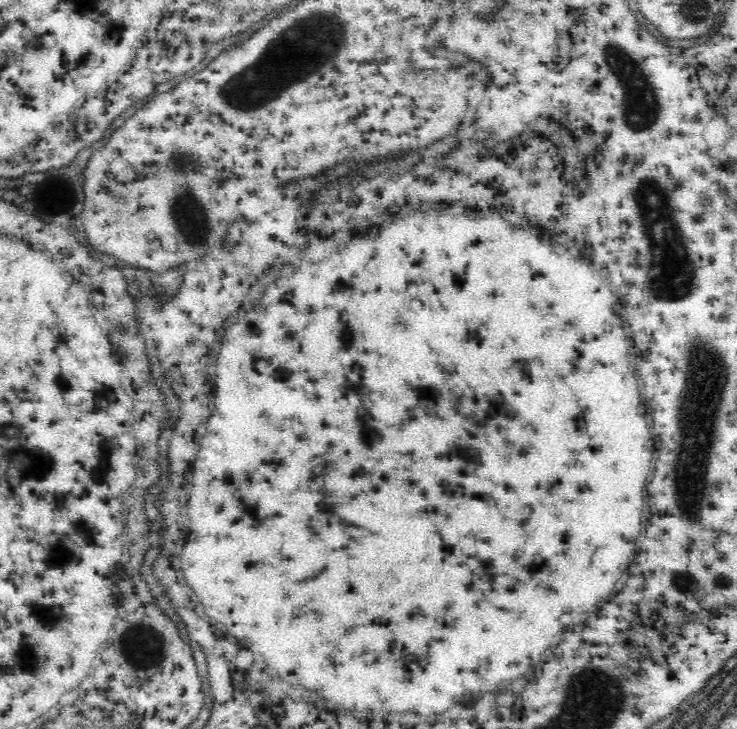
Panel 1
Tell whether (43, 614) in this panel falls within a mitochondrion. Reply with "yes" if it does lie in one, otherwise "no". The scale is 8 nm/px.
no

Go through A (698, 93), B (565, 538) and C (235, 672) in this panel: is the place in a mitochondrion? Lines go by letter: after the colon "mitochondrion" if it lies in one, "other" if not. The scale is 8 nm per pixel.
A: other
B: other
C: other

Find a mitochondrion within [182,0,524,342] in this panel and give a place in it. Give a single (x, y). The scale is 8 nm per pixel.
(256, 86)

